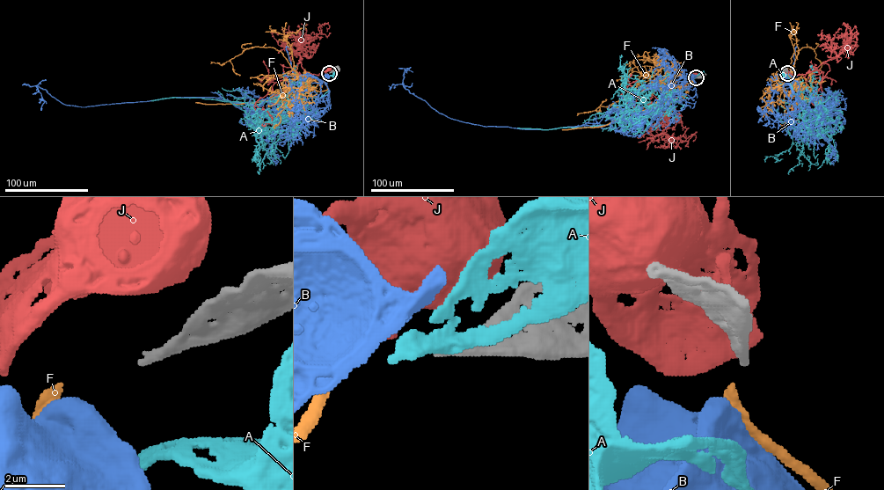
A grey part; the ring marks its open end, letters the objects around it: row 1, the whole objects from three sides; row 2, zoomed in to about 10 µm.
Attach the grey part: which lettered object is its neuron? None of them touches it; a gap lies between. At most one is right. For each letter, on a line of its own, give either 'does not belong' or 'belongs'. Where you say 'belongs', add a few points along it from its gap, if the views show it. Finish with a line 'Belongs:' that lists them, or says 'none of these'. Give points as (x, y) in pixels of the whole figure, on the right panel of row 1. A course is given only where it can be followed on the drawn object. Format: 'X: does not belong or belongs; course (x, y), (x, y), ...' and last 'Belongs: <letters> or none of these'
A: does not belong
B: does not belong
F: belongs; course (787, 73), (792, 91), (786, 68), (795, 51), (808, 47), (821, 64), (808, 75)
J: does not belong
Belongs: F

